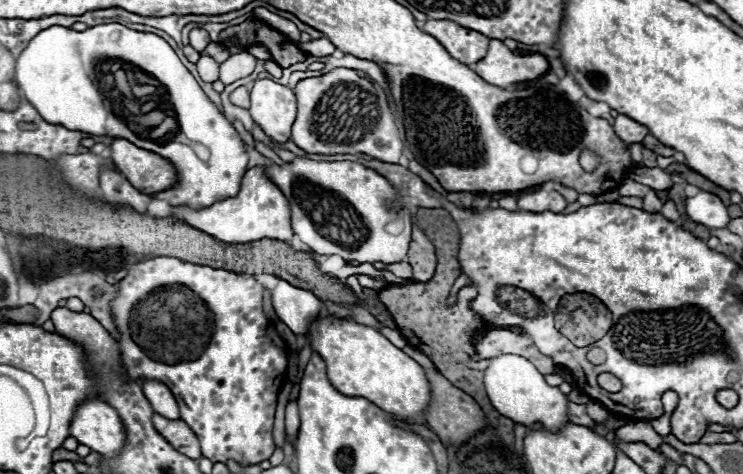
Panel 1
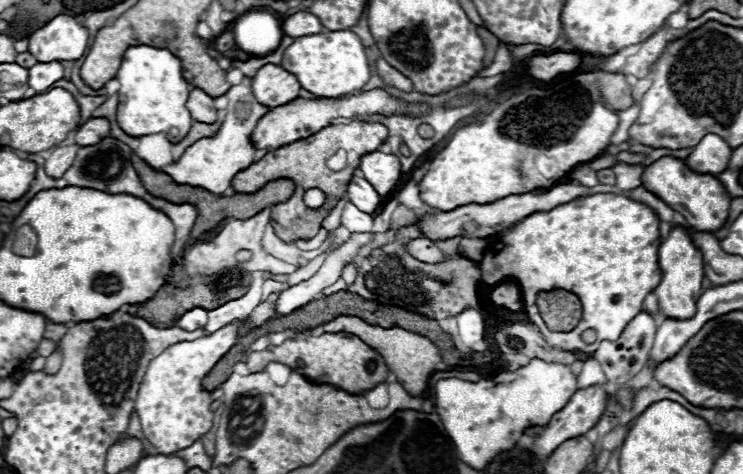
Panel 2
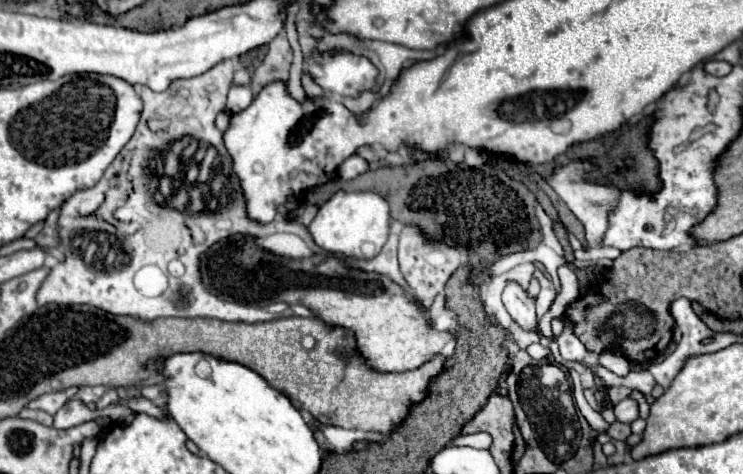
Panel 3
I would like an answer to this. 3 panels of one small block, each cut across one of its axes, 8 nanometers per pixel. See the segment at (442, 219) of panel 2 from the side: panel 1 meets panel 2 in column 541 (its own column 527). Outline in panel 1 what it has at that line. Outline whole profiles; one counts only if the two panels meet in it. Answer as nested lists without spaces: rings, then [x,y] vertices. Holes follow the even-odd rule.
[[[536,188],[532,192],[518,196],[518,208],[526,212],[562,212],[566,208],[566,200],[556,190]]]

